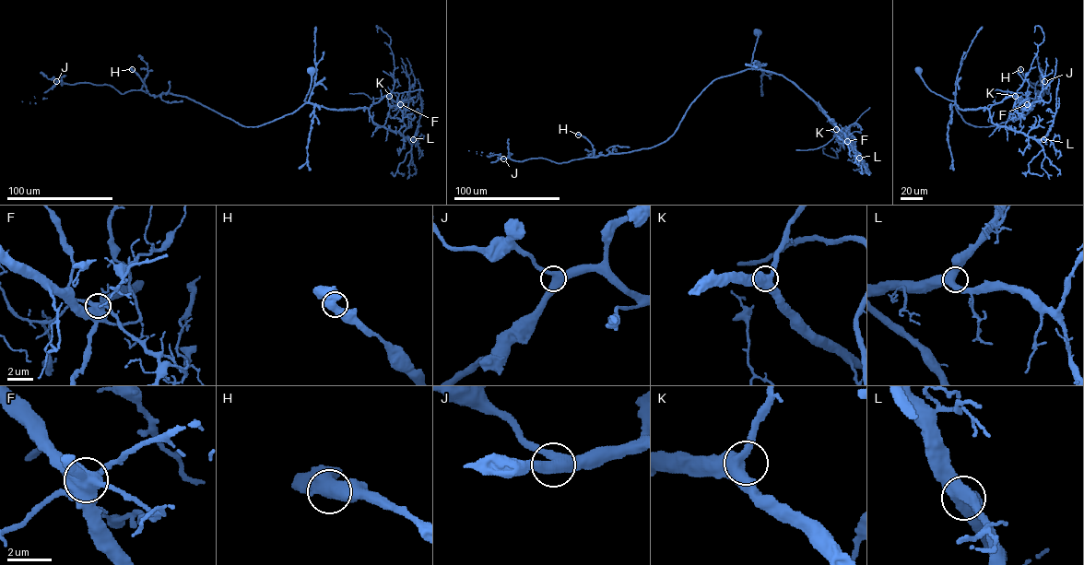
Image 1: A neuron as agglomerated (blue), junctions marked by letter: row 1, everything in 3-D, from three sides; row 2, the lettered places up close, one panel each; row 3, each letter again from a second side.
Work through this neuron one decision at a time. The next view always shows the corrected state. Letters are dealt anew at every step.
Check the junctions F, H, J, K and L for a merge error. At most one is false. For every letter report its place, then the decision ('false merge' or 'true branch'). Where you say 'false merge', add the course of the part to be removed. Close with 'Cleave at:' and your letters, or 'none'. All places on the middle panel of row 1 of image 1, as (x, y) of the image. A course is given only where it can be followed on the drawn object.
F: place (847, 141); false merge; course (847, 141), (852, 137), (845, 127), (839, 135), (817, 148), (795, 149)
H: place (578, 135); true branch
J: place (503, 158); true branch
K: place (836, 129); true branch
L: place (859, 158); true branch
Cleave at: F

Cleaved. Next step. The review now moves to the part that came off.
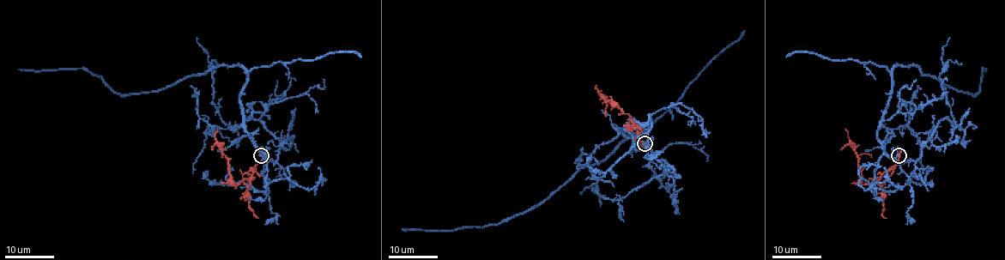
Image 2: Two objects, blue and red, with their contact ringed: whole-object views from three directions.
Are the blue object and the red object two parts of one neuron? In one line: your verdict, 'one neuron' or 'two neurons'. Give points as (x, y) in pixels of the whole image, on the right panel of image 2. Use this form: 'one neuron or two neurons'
two neurons

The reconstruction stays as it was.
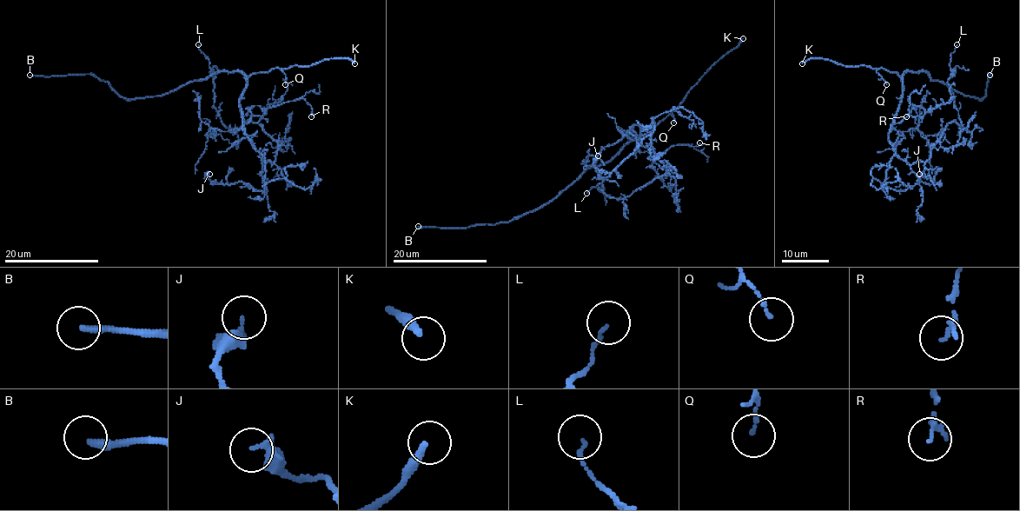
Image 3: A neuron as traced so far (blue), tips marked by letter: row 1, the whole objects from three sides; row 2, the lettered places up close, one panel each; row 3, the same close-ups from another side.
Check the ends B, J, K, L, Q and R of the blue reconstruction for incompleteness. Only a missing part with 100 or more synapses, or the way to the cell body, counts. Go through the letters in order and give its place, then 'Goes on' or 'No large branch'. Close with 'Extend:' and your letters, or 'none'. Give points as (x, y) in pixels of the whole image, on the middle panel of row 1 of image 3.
B: Place: (418, 226). Goes on
J: Place: (598, 155). No large branch
K: Place: (743, 38). Goes on
L: Place: (586, 193). No large branch
Q: Place: (673, 122). No large branch
R: Place: (699, 142). No large branch
Extend: B, K

